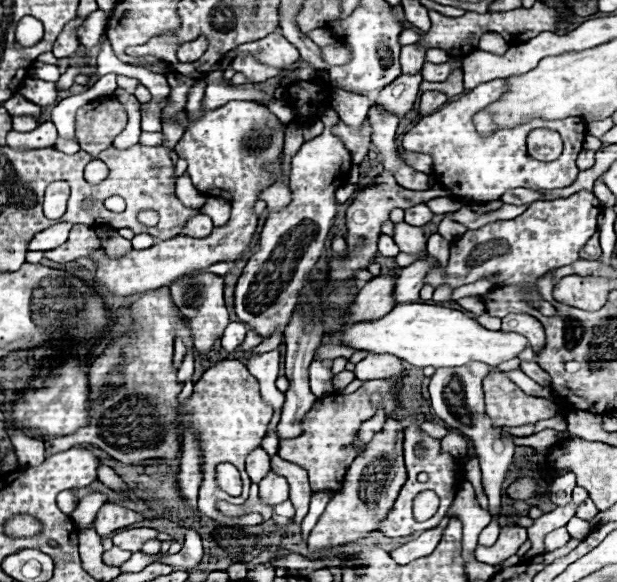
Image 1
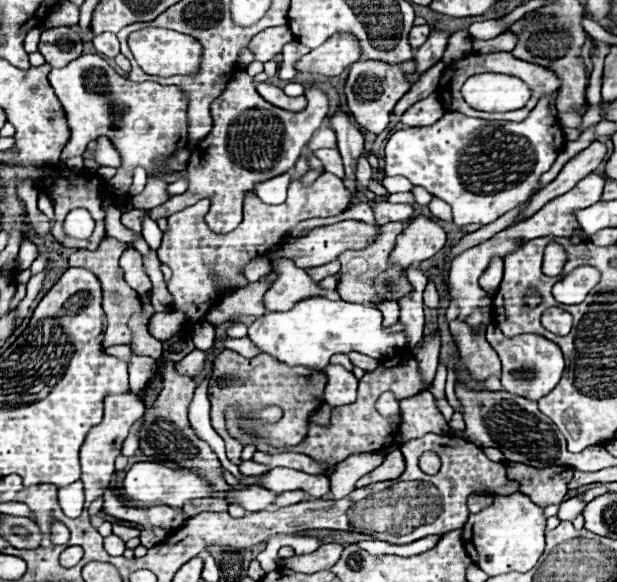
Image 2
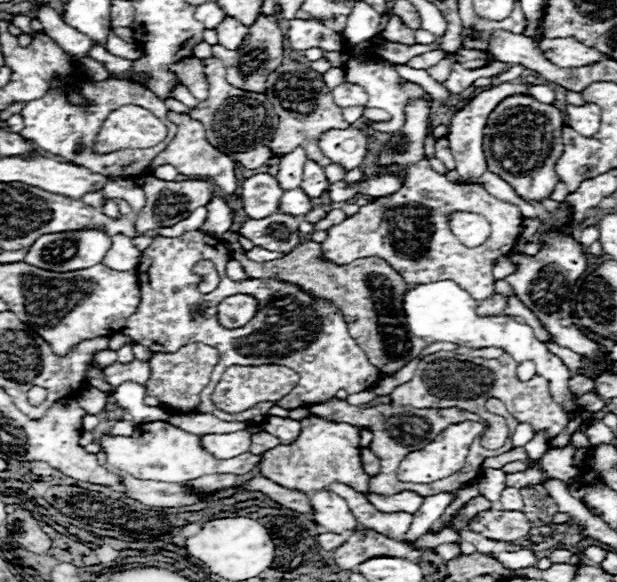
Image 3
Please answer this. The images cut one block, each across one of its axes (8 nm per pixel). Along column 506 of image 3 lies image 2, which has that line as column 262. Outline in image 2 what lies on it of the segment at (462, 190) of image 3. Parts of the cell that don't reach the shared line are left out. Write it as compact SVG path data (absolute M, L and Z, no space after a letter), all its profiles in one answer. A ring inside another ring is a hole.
M324 172L312 186L302 186L300 180L294 180L288 188L286 202L278 206L264 204L254 192L250 192L244 200L244 220L232 234L216 234L208 228L204 220L210 210L208 198L172 214L168 218L170 230L164 234L158 258L160 262L172 268L168 292L174 296L174 310L182 310L188 314L186 322L182 324L182 332L186 334L194 324L198 324L206 316L206 312L216 304L216 298L224 290L244 288L246 278L244 274L240 274L240 268L248 264L252 258L258 258L272 248L278 248L278 244L294 224L308 218L338 216L346 210L348 202L350 192L344 188L342 180L330 172ZM216 278L220 278L220 282L216 282Z

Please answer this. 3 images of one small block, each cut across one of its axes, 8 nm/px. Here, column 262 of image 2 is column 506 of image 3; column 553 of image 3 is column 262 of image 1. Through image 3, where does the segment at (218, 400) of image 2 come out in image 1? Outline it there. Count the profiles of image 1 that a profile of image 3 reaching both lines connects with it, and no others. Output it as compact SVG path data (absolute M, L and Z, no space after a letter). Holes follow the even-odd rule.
M230 358L220 360L212 368L208 368L204 372L204 376L194 384L194 394L184 404L182 410L184 412L180 414L180 422L184 426L184 432L188 430L188 426L194 428L194 432L200 436L200 446L202 446L202 456L204 456L204 482L202 482L200 494L198 494L198 510L204 516L208 516L224 526L262 524L260 514L246 514L240 518L230 518L230 516L222 516L222 512L216 508L216 504L220 500L240 506L248 498L248 488L252 482L250 482L248 474L244 472L244 460L252 450L256 450L260 446L260 442L266 434L266 426L272 418L272 406L268 406L260 398L260 388L258 388L256 378L252 378L252 374L246 370L246 366L242 362L230 360ZM222 462L234 464L238 468L238 472L242 474L242 494L236 498L218 490L214 466L218 466Z

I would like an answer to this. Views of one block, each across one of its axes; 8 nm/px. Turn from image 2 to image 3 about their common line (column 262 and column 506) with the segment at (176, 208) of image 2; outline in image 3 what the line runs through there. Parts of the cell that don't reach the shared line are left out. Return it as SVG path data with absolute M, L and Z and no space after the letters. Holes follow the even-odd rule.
M508 96L500 106L494 108L494 112L488 118L488 124L484 128L484 154L488 162L488 170L504 178L522 198L528 200L544 200L552 194L554 186L558 184L556 176L556 160L564 152L562 144L562 126L564 118L562 112L552 104L540 104L532 96Z

